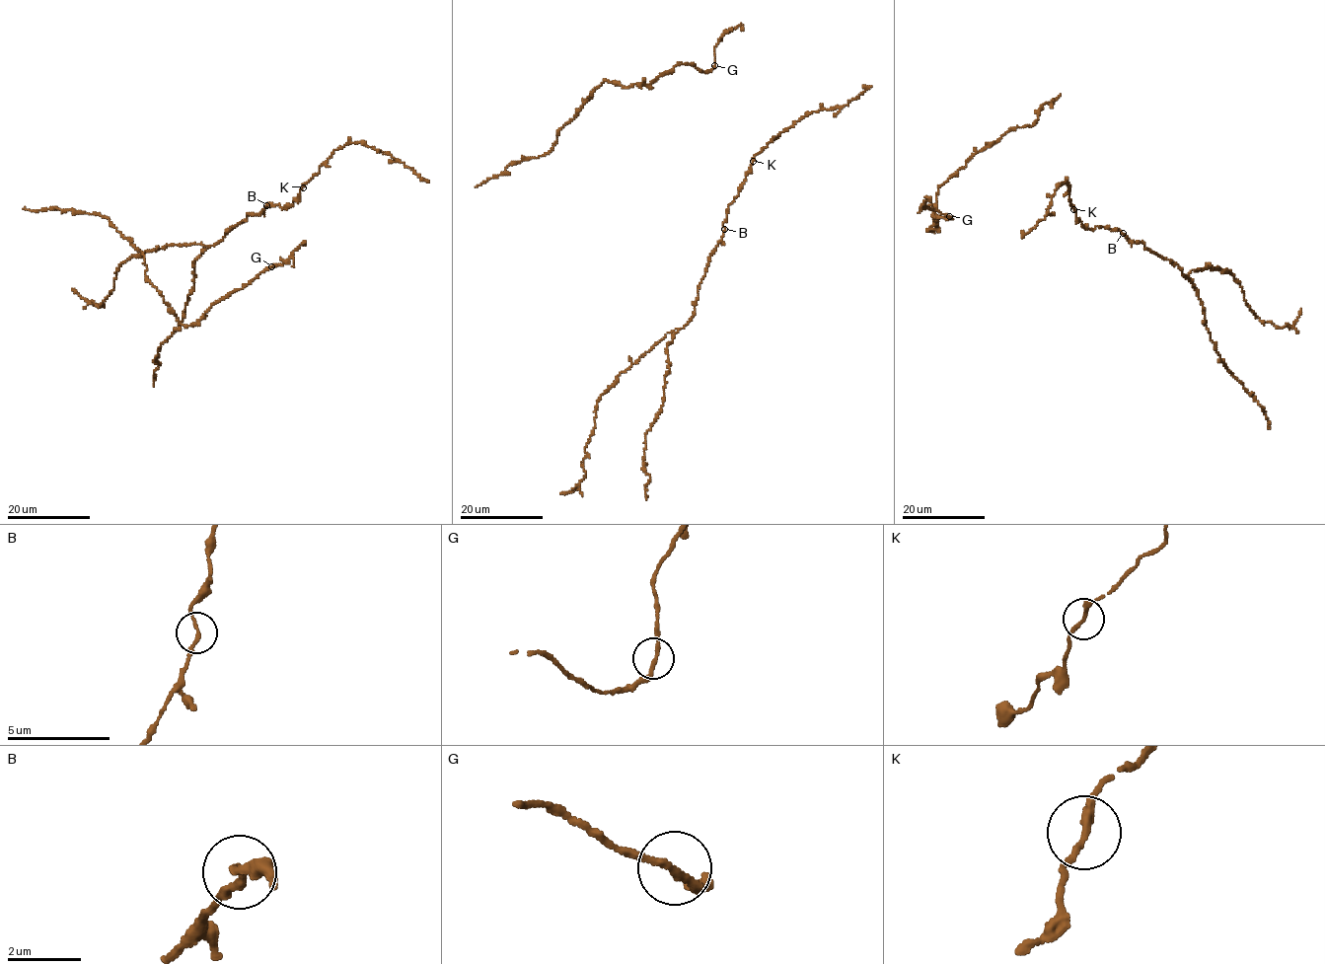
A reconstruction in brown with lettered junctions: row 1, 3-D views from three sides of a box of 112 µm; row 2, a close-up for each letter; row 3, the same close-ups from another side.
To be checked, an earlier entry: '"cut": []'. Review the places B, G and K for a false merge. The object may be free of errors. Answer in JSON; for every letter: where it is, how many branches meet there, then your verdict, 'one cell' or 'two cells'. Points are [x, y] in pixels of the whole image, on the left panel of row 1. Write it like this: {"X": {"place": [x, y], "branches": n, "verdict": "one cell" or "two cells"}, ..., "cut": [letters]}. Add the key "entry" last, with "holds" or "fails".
{"B": {"place": [266, 205], "branches": 2, "verdict": "one cell"}, "G": {"place": [271, 266], "branches": 2, "verdict": "one cell"}, "K": {"place": [303, 187], "branches": 2, "verdict": "one cell"}, "cut": [], "entry": "holds"}

